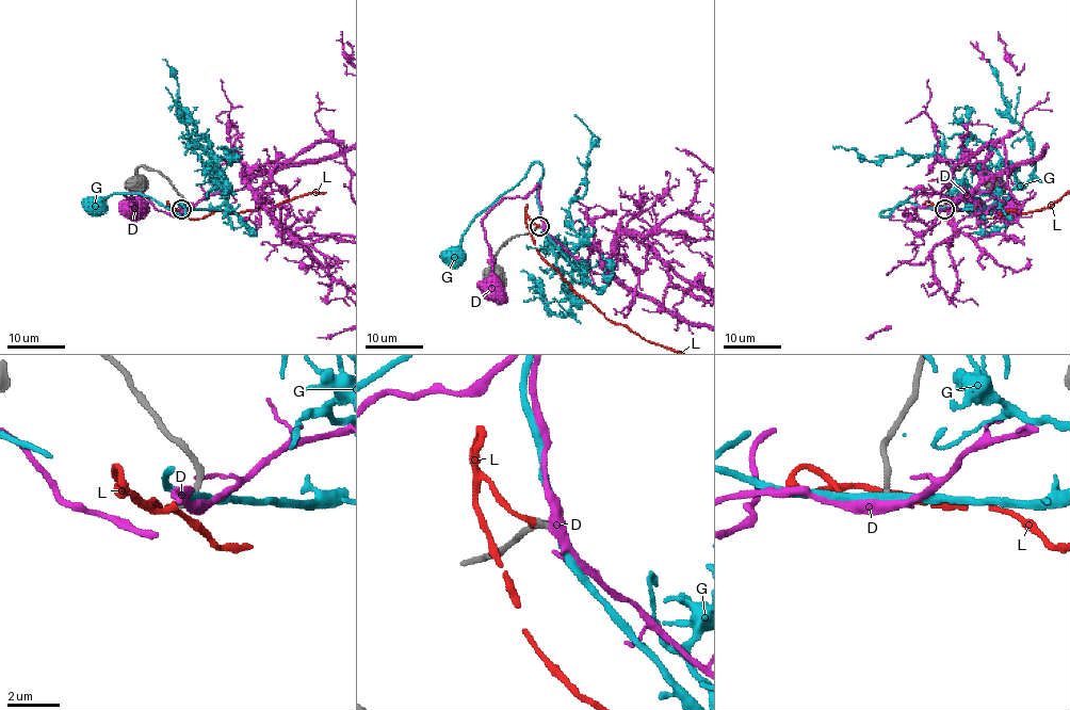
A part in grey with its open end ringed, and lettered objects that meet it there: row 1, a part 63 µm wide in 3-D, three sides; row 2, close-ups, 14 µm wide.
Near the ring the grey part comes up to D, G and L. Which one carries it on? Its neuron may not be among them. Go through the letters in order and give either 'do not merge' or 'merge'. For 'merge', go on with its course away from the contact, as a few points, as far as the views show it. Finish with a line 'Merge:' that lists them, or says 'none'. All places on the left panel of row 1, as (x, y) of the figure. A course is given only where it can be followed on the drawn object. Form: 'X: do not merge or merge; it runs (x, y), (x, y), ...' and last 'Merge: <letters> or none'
D: do not merge
G: do not merge
L: merge
Merge: L

